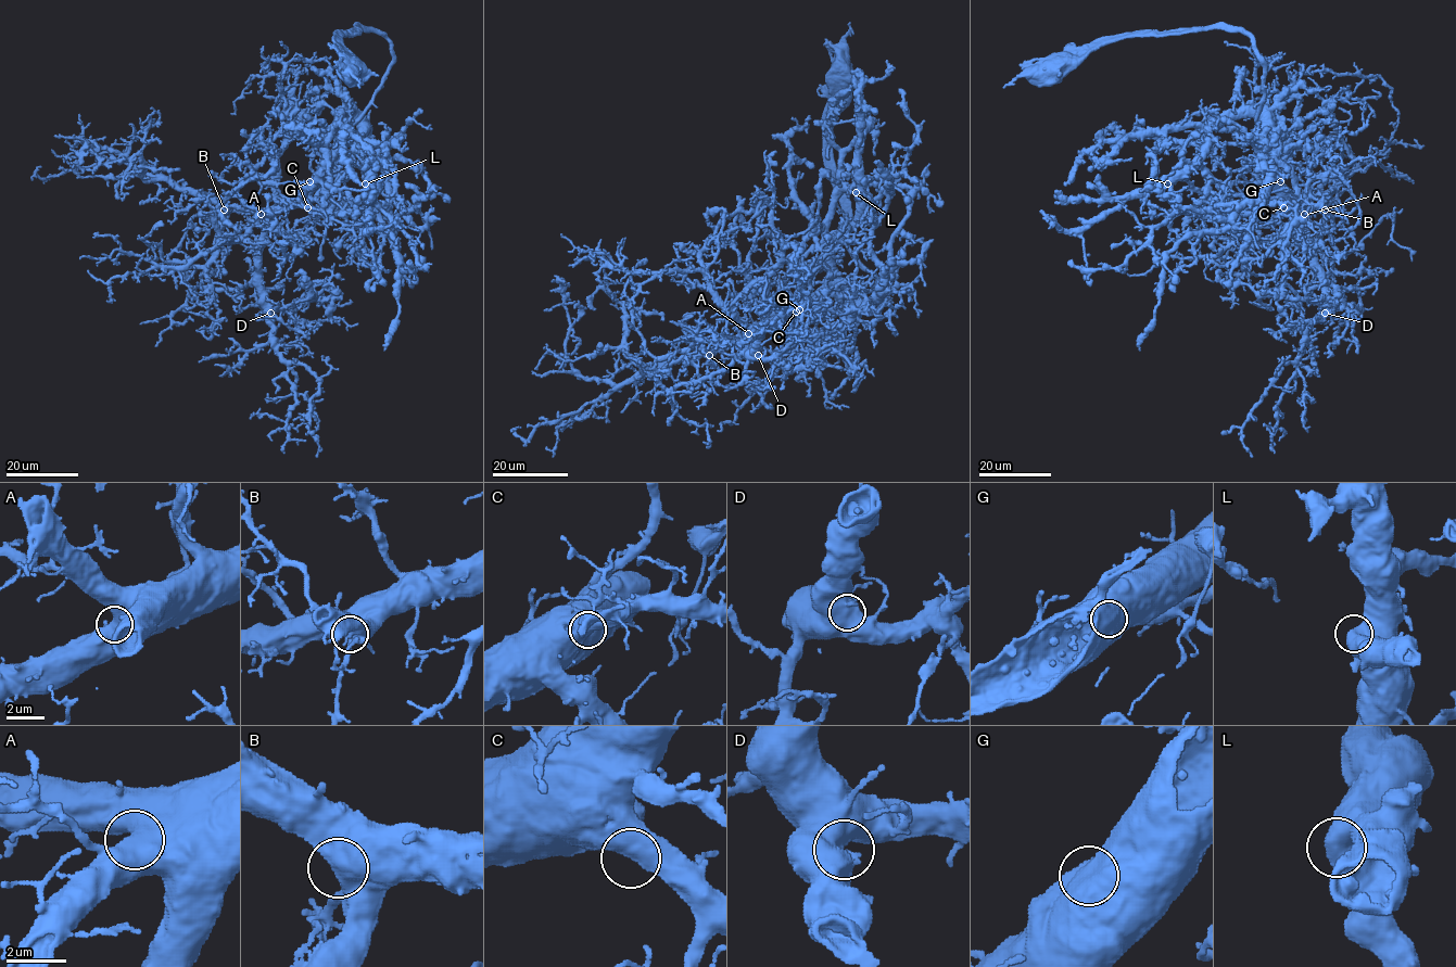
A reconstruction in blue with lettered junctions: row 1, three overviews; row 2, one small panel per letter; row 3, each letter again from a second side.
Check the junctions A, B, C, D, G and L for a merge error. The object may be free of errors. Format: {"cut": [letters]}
{"cut": []}

